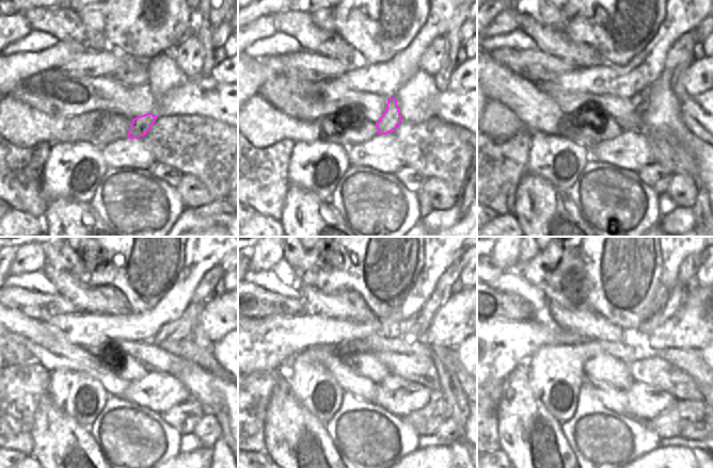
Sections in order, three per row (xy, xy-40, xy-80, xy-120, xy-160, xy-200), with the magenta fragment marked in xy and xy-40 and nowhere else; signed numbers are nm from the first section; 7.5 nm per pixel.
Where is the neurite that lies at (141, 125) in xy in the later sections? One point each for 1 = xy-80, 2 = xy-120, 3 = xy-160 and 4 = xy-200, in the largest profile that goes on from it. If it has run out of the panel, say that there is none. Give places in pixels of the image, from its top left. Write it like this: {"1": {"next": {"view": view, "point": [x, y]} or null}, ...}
{"1": {"next": {"view": "xy-80", "point": [640, 97]}}, "2": {"next": {"view": "xy-120", "point": [181, 327]}}, "3": {"next": {"view": "xy-160", "point": [410, 329]}}, "4": {"next": {"view": "xy-200", "point": [677, 297]}}}

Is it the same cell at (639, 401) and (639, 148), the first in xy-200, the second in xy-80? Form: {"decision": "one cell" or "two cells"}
{"decision": "one cell"}

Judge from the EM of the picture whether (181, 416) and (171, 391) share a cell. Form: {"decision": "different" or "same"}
{"decision": "different"}

